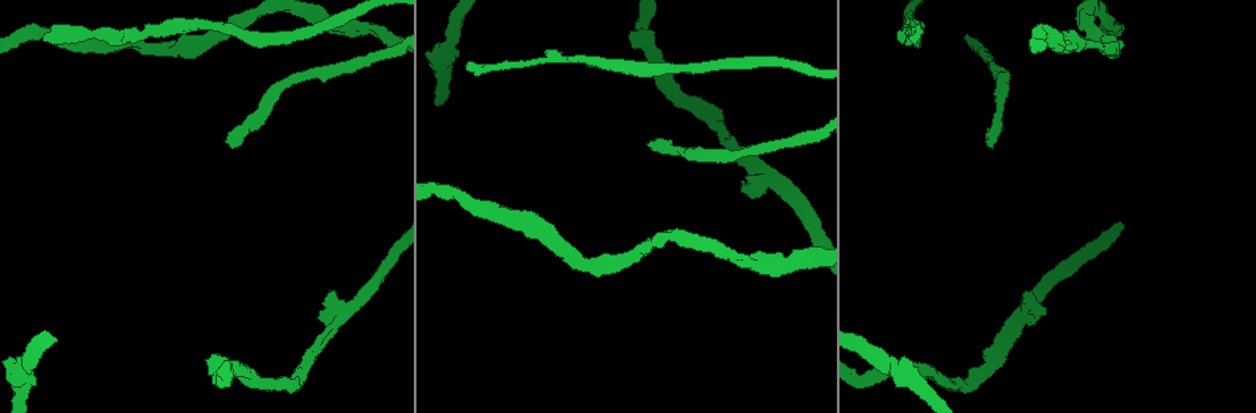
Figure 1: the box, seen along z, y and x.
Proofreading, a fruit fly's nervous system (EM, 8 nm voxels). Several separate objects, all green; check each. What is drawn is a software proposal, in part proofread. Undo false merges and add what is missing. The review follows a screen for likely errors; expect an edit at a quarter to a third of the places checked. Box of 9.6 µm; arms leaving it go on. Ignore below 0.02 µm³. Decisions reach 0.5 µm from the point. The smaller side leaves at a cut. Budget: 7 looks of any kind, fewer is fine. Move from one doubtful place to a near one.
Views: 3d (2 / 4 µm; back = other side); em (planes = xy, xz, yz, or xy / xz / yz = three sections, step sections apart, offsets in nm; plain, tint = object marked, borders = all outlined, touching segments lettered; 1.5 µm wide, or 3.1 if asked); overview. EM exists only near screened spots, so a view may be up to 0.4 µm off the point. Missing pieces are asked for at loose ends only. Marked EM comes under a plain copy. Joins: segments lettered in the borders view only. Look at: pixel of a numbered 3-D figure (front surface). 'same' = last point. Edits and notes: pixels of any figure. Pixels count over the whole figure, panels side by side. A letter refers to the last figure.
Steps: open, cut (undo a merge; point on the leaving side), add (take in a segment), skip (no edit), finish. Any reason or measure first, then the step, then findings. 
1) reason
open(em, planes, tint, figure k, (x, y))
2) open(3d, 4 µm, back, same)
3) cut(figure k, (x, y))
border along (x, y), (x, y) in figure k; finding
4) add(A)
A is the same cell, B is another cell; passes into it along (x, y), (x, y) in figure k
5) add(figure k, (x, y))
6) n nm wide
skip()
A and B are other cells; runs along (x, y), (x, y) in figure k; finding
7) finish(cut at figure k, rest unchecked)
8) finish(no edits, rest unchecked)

sudden change in width
open(em, planes, borders, figure 1, (127, 45))

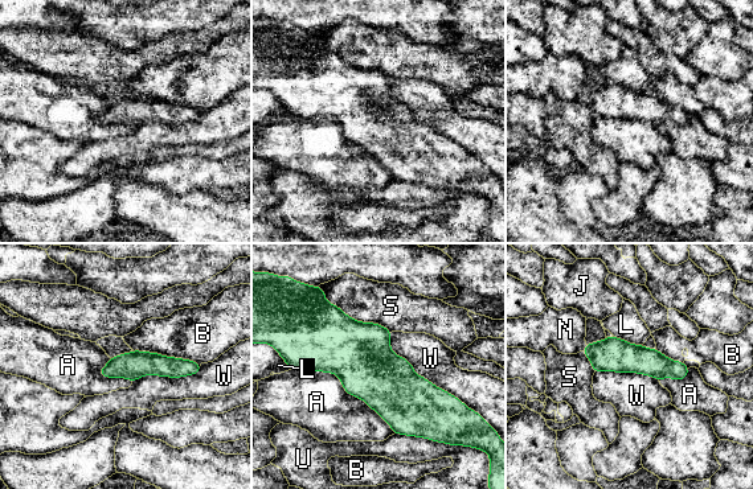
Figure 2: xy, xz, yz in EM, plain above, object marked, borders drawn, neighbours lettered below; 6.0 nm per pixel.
skip()
A, B, J, L, N, S, U and W are other cells; one neuron here

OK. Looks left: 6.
branch stops here
open(em, xy, step 8, tint, figure 1, (469, 65))

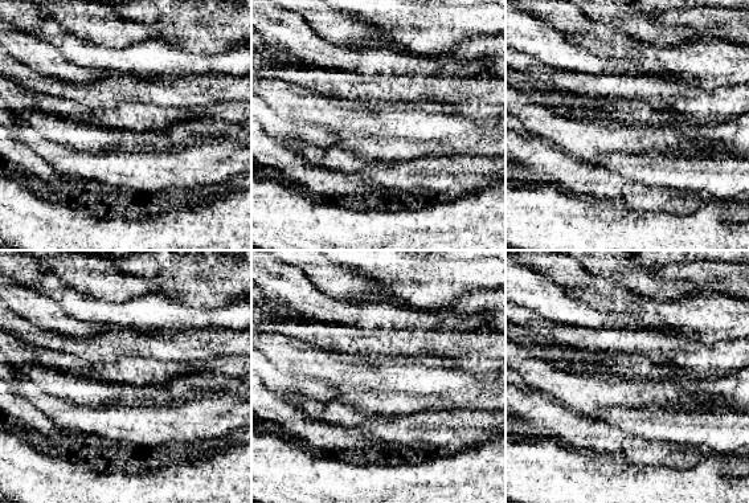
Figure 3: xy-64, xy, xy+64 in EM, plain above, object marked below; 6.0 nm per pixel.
open(em, planes, tint, same)

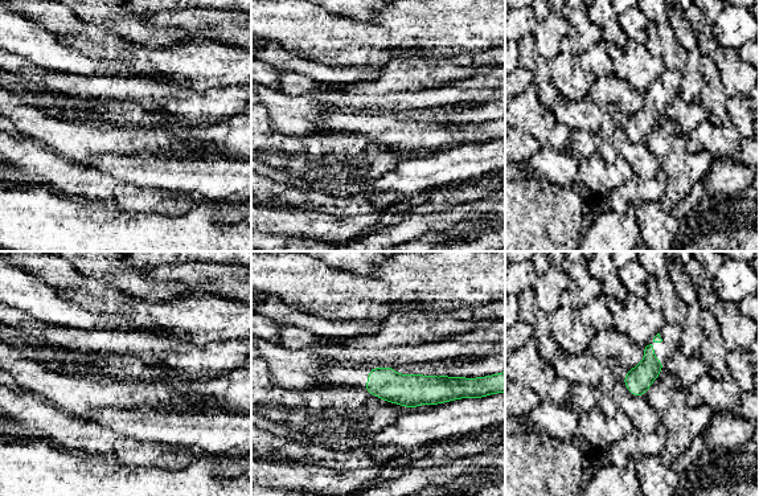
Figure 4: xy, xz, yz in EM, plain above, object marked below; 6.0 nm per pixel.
open(em, planes, borders, same)

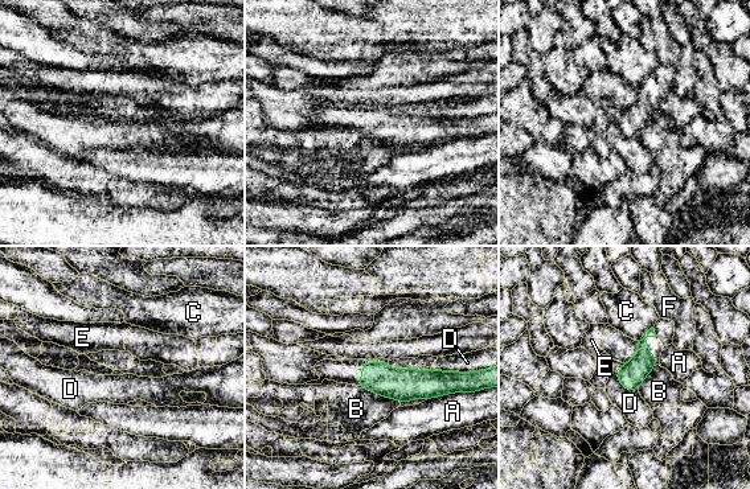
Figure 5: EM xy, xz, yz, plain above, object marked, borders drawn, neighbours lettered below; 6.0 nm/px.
skip()
A, B, C, D, E and F are other cells; border along (435, 369), (463, 373) in figure 5; none of them fits

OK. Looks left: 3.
a fork
open(3d, 4 µm, figure 1, (764, 174))

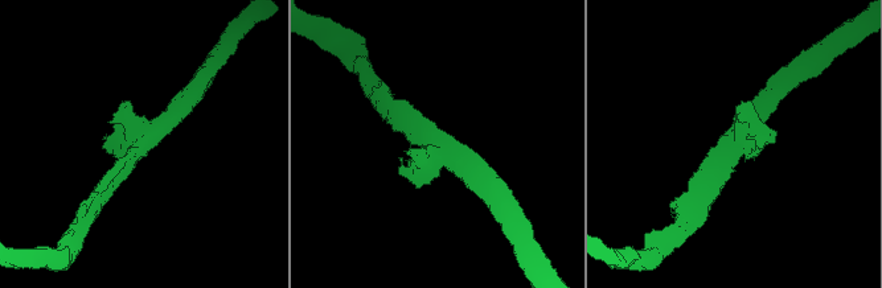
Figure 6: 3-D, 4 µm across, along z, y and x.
need the tissue
open(em, planes, borders, figure 6, (731, 145))

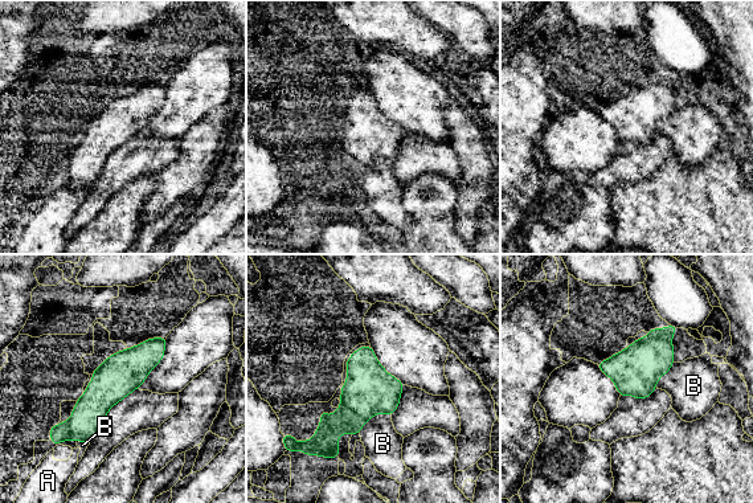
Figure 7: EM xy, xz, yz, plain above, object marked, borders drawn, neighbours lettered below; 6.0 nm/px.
260 nm wide
skip()
A and B are other cells; runs along (162, 340), (68, 430), (58, 432) in figure 7; continuous, no second neuron

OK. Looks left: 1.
finish(no edits, rest unchecked)

